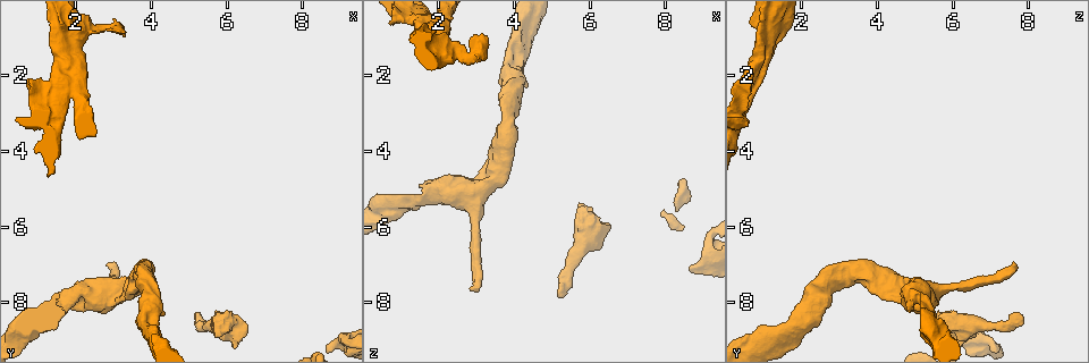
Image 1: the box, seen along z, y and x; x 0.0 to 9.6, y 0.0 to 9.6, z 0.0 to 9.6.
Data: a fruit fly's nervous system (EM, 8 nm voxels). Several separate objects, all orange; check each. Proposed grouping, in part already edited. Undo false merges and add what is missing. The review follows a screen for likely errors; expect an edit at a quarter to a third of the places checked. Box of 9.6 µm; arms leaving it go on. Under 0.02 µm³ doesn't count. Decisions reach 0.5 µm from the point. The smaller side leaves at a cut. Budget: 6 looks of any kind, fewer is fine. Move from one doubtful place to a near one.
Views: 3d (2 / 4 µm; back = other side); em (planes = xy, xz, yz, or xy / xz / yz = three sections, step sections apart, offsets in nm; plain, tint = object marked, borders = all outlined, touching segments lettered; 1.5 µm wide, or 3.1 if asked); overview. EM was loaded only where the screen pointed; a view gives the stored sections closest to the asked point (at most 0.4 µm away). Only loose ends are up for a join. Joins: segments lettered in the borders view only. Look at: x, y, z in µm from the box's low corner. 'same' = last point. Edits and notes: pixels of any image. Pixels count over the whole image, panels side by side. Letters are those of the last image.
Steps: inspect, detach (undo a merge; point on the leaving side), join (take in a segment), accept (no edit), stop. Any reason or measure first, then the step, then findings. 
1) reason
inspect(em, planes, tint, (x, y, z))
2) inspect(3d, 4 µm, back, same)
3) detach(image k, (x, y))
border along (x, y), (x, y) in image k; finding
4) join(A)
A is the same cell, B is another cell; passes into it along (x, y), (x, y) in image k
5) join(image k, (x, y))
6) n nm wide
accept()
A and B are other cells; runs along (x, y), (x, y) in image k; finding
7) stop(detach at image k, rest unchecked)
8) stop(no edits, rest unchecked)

abrupt turn
inspect(em, planes, borders, (9.20, 9.00, 6.50))

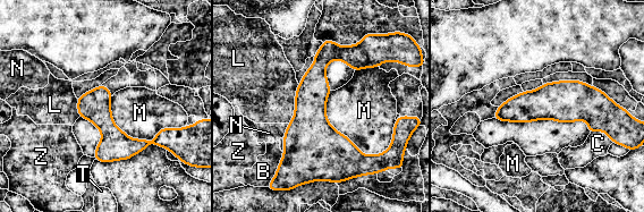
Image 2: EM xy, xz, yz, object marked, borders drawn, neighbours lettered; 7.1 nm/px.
accept()
B, C, L, M, N, T and Z are other cells; runs along (608, 111), (525, 107), (498, 116) in image 2; continuous, no second neuron

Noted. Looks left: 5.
inspect(3d, 2 µm, (5.70, 8.85, 5.35))

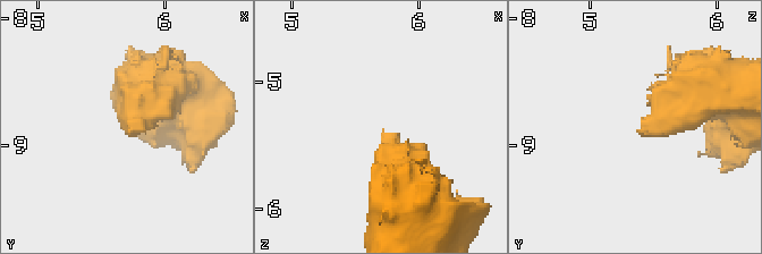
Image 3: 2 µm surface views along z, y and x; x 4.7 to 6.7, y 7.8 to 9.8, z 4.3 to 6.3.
inspect(em, planes, borders, (5.74, 8.90, 5.40))

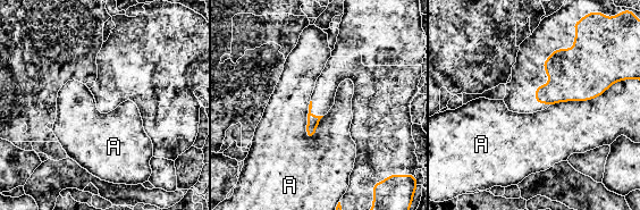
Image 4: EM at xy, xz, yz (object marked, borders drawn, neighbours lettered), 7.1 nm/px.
accept()
A is another cell; border along (310, 100), (306, 135), (312, 140) in image 4; no lettered segment goes on from it

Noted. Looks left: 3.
branch stops here
inspect(3d, 4 µm, (2.80, 7.00, 7.70))

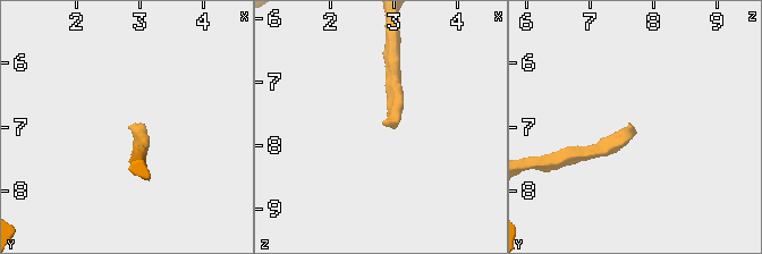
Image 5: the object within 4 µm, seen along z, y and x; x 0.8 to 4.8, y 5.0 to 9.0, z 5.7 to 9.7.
inspect(em, planes, borders, (2.85, 7.00, 7.65))

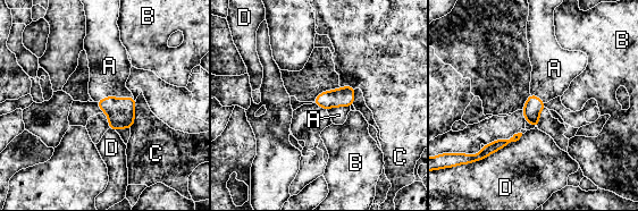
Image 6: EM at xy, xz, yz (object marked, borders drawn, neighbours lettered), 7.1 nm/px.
join(image 6, (109, 66))
A is the same cell, B, C and D are other cells; the neuron continues

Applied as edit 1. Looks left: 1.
stop(join at image 6, rest unchecked)

